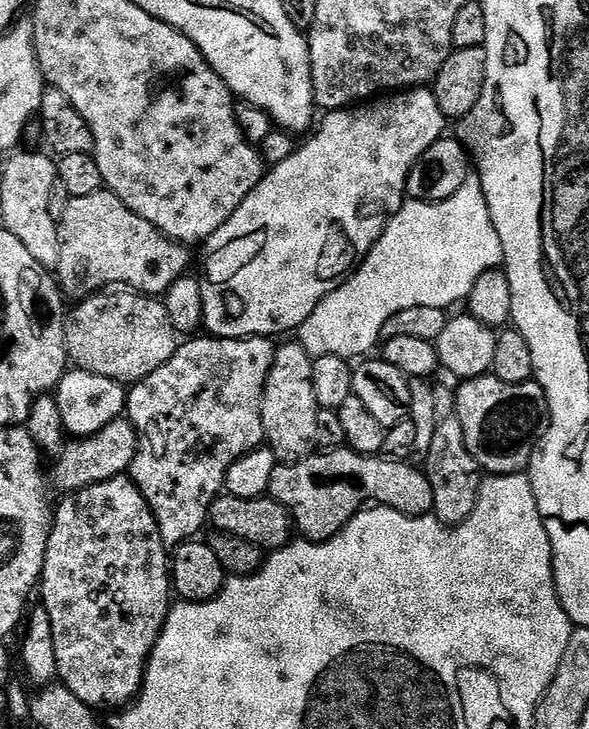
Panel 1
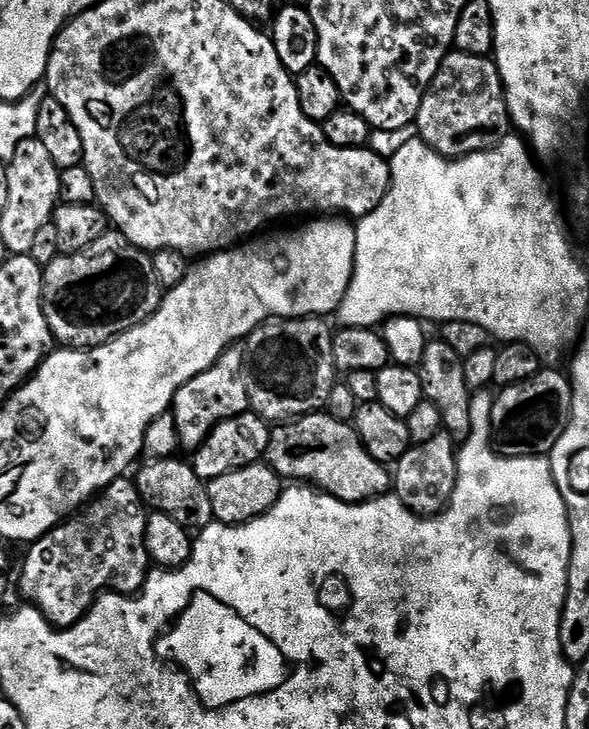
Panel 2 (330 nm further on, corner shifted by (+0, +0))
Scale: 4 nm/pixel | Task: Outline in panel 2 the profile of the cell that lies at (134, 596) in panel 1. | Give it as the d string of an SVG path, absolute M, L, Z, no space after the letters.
M121 478L115 480L114 483L108 485L95 498L83 505L75 514L68 517L66 520L60 521L55 528L45 534L40 540L32 541L28 552L24 556L24 565L20 568L20 592L25 596L25 601L31 602L35 607L39 608L41 614L46 617L55 628L68 628L72 624L76 624L80 619L91 610L93 604L96 603L96 597L111 590L113 592L123 592L125 594L135 594L140 591L140 587L146 582L150 571L150 561L148 559L148 551L146 550L146 542L144 541L144 531L146 530L146 522L148 521L149 513L146 509L146 501L141 498L140 492L136 489L136 481L132 478Z

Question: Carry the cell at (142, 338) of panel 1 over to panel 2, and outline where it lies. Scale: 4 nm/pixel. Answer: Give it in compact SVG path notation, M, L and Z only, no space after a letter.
M118 230L101 234L90 246L77 252L66 252L54 258L54 262L43 265L44 270L44 313L53 337L61 345L70 348L91 350L97 344L107 344L126 330L141 324L160 308L162 289L158 274L154 274L152 256L144 249L134 246Z

